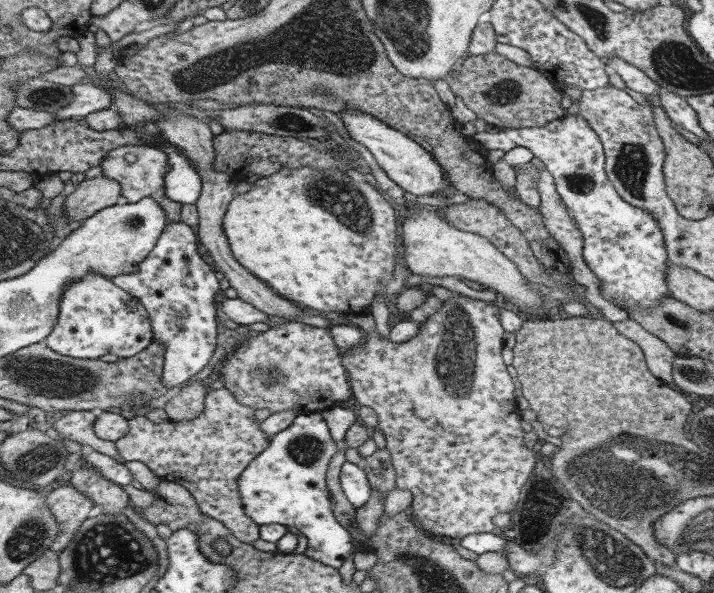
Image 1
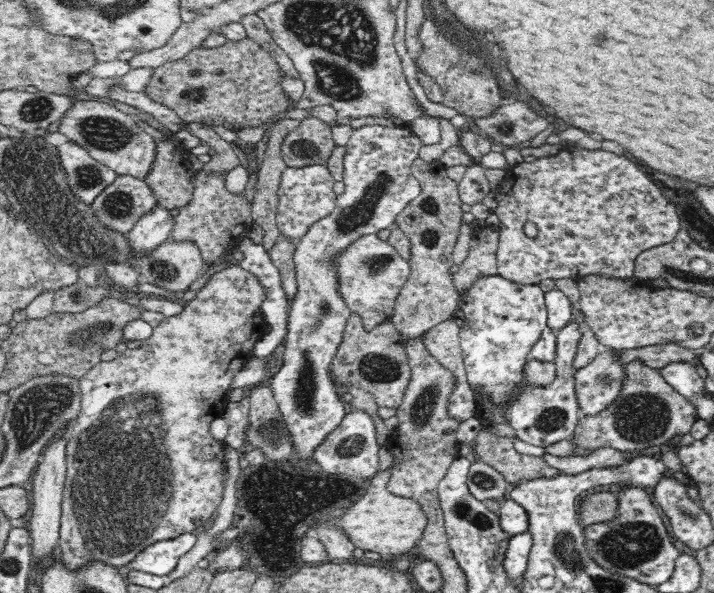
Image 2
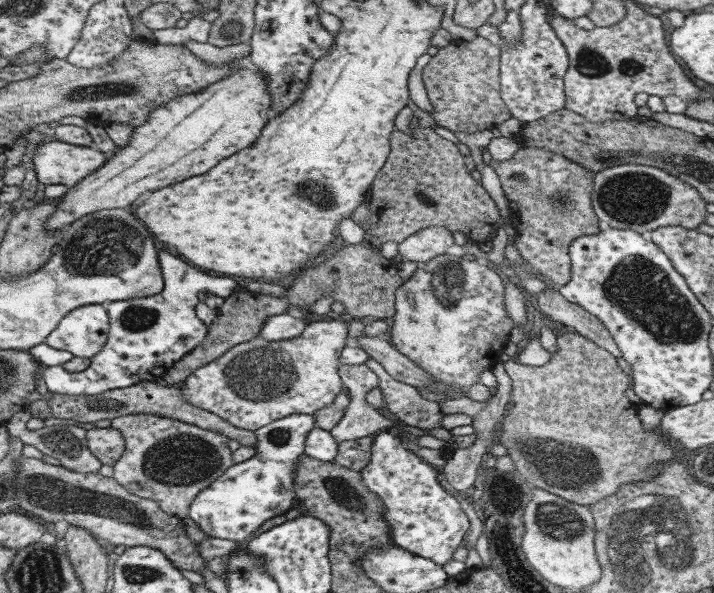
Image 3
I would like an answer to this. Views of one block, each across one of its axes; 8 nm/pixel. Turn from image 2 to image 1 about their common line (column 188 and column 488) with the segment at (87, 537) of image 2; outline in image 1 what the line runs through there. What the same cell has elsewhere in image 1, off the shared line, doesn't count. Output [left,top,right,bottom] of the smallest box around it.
[340,292,535,538]

